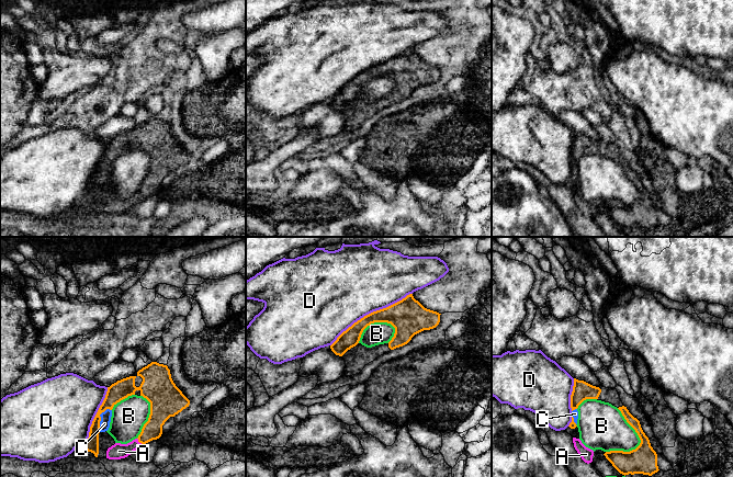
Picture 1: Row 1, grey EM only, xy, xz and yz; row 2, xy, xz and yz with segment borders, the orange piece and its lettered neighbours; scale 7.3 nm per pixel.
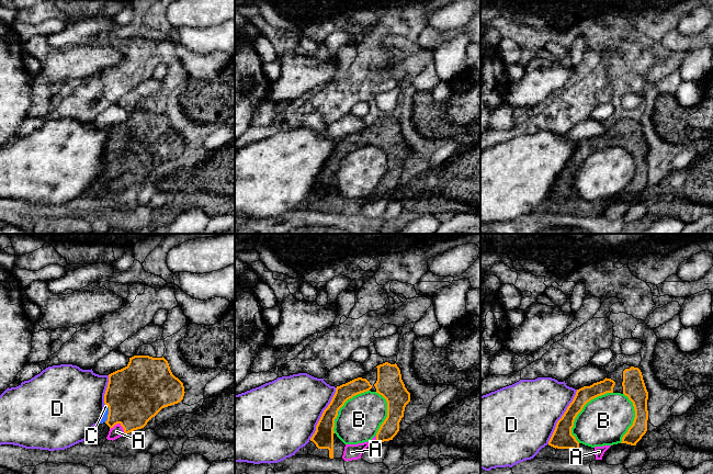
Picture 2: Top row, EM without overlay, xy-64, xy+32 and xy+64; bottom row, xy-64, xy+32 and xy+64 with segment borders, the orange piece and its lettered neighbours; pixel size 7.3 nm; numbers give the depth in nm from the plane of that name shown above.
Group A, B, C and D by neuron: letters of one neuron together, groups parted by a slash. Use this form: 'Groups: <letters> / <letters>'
Groups: A C / B / D

